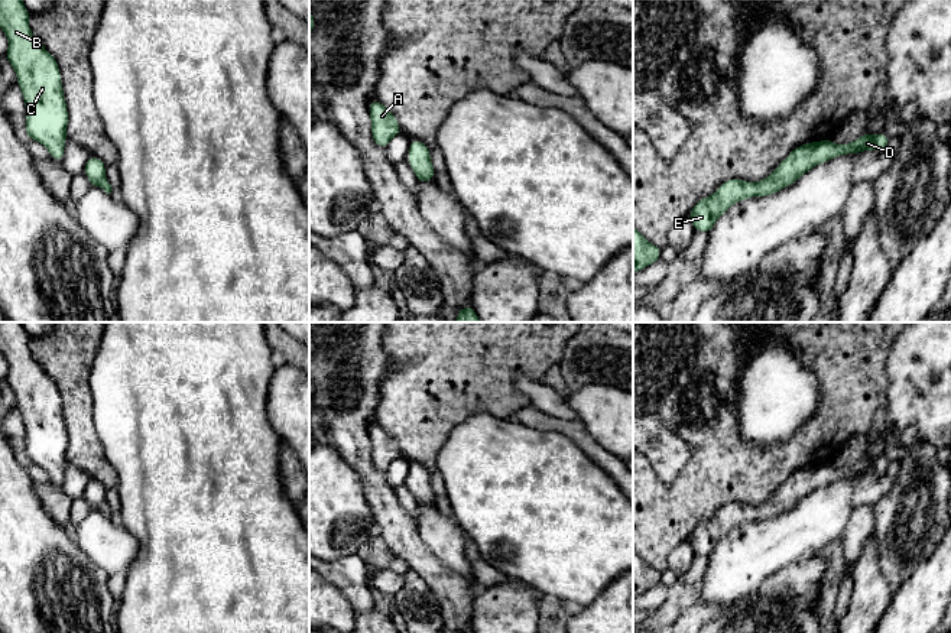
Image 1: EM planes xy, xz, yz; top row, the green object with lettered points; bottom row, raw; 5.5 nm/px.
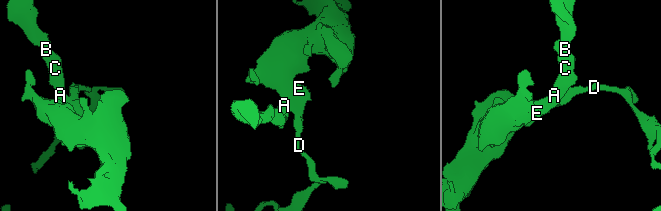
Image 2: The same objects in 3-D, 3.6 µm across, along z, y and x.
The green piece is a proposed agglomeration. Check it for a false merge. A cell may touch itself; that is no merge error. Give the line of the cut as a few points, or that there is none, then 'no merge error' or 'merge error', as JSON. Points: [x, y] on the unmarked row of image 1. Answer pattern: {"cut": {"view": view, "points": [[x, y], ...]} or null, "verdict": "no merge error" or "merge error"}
{"cut": null, "verdict": "no merge error"}

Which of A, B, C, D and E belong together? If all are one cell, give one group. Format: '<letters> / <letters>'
A B C D E

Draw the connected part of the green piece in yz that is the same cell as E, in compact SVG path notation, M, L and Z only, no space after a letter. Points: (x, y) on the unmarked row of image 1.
M863 457L857 464L835 468L830 462L804 467L795 471L786 483L765 503L753 507L731 501L710 520L701 522L691 533L688 542L695 555L710 556L715 545L736 526L752 520L767 520L791 510L814 490L837 480L861 477L864 474L886 475L889 461L885 457Z

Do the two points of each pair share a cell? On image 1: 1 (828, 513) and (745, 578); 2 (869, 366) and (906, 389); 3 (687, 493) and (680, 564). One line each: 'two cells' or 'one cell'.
1: one cell
2: two cells
3: two cells

